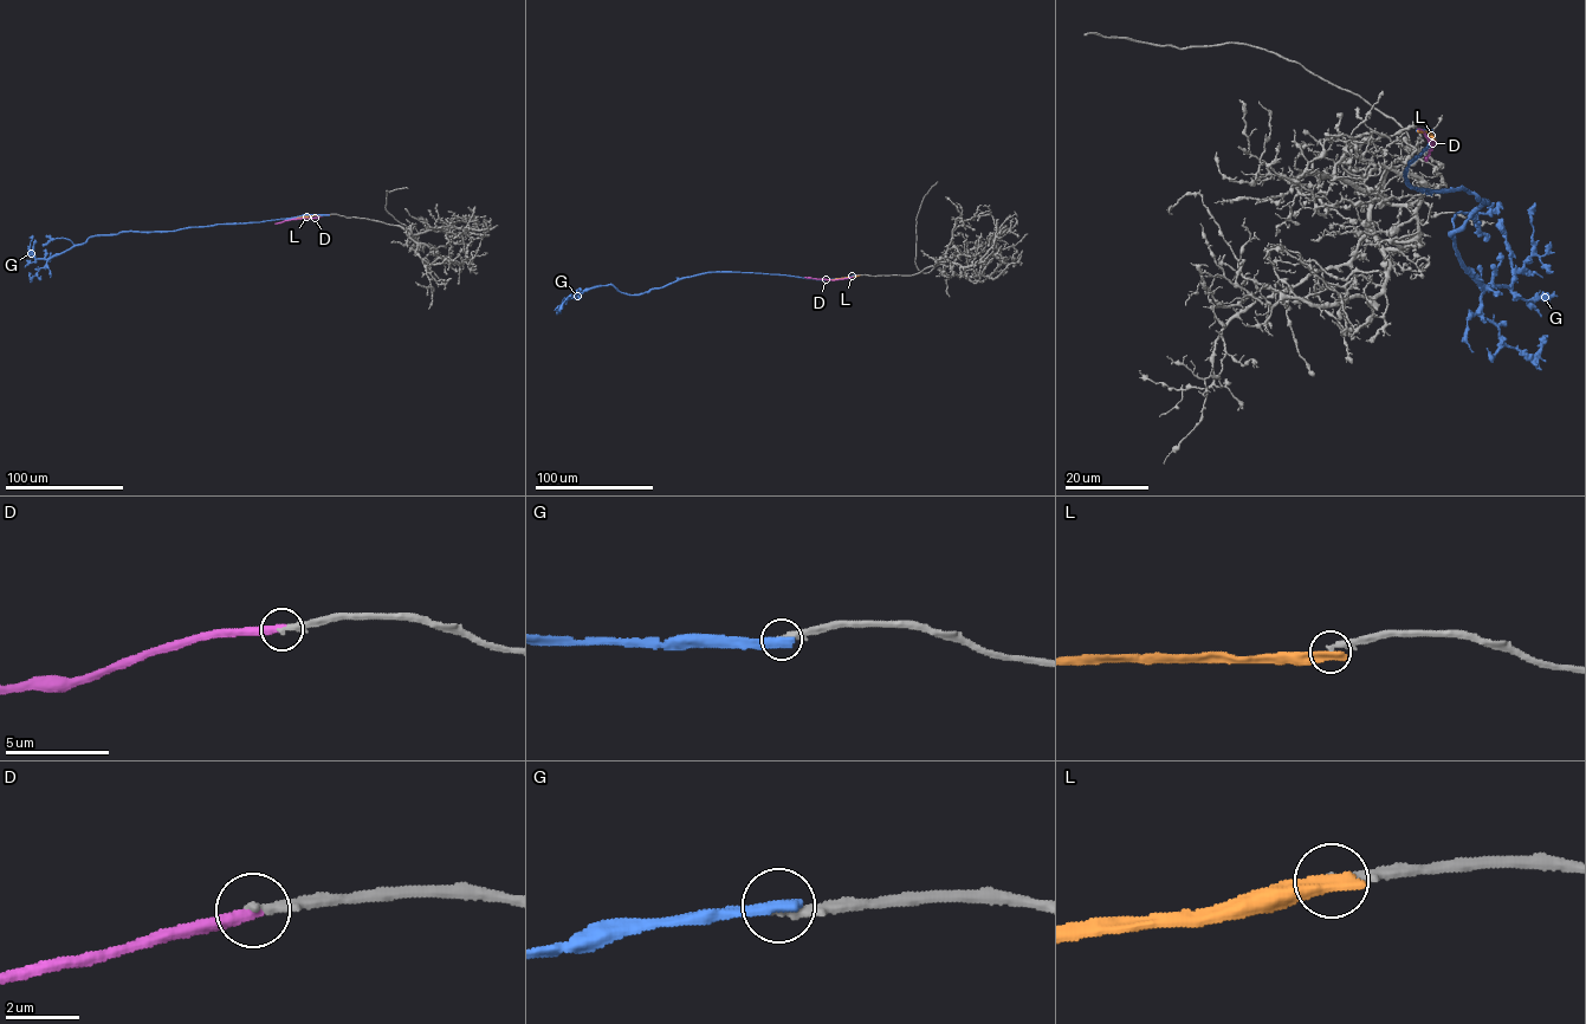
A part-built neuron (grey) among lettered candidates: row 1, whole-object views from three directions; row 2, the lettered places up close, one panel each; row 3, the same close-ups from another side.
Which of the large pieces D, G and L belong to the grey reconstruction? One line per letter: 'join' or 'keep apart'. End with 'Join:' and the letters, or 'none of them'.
D: join
G: keep apart
L: keep apart
Join: D

